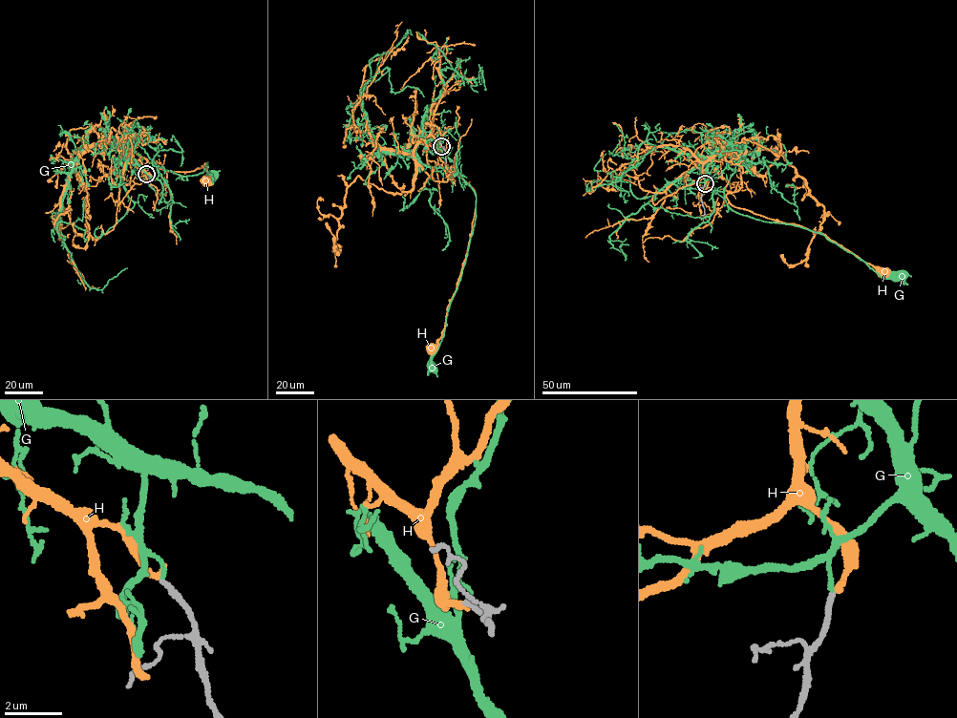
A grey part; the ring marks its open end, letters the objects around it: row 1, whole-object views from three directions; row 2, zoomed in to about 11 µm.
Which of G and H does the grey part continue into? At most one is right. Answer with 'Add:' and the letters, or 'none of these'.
Add: H

